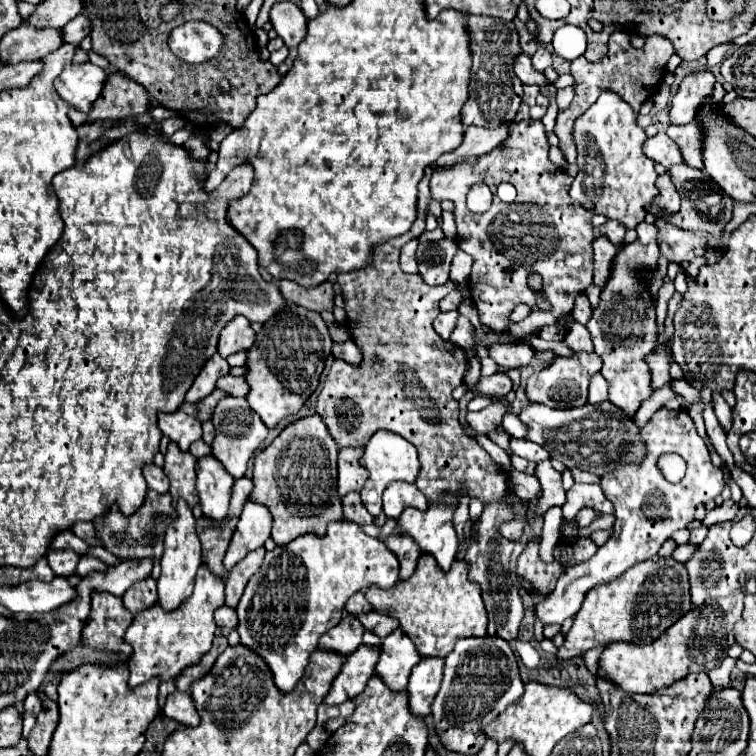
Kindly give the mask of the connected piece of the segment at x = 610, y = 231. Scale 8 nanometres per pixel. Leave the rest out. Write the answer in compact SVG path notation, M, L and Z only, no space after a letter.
M608 221L606 225L596 227L596 229L594 229L594 235L600 235L600 233L606 233L606 237L608 237L614 245L616 245L616 243L618 243L618 247L624 245L626 229L624 229L624 225L620 225L618 221Z

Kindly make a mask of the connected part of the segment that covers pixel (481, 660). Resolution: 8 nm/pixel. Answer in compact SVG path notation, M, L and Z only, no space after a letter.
M462 637L460 641L456 641L454 651L446 657L446 665L444 665L444 681L442 687L432 703L432 717L434 717L434 725L436 731L440 735L440 741L444 743L444 747L452 749L452 751L460 751L460 753L478 753L480 747L484 745L484 727L506 709L506 705L518 701L518 697L524 693L522 681L520 681L520 673L518 673L518 665L516 665L516 657L510 649L510 645L500 639L500 637Z

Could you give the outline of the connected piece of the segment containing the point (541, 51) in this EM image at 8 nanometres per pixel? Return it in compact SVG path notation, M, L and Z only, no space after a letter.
M538 45L538 51L536 51L536 55L532 57L532 63L534 63L534 67L536 67L538 71L544 71L546 67L552 65L552 53L550 53L544 45Z

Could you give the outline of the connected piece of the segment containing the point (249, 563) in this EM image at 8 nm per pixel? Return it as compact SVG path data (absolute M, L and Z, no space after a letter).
M264 547L248 553L228 573L228 577L226 577L226 605L228 607L236 607L240 603L240 597L244 593L244 585L248 583L248 577L252 577L260 569L262 559L264 559L264 553L266 553Z

